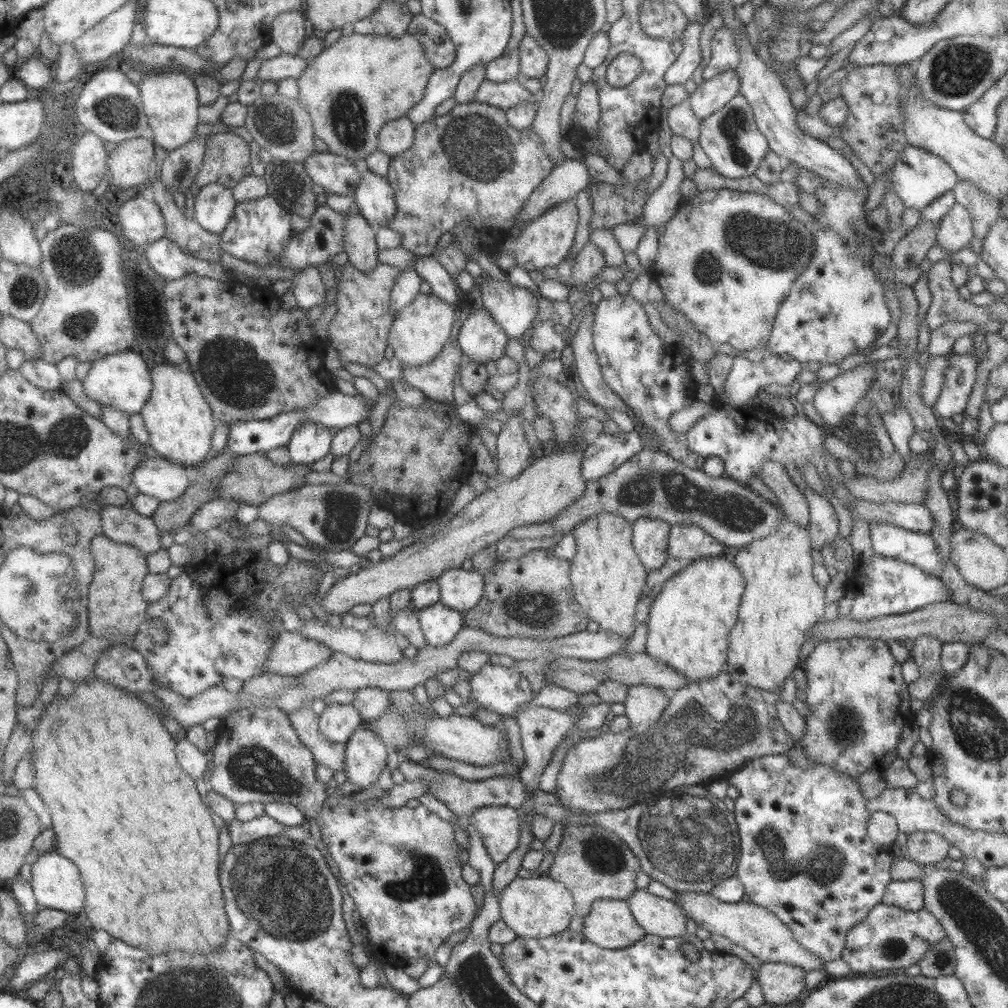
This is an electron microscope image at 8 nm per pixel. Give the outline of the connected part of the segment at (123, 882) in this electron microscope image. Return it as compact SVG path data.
M96 675L89 677L84 681L80 681L78 683L78 687L76 687L76 691L71 695L68 695L66 699L62 699L62 697L54 696L53 701L46 704L46 713L42 715L39 723L33 725L32 730L32 747L30 747L29 752L27 754L28 760L33 764L35 768L35 780L36 785L34 788L38 791L38 794L42 797L42 800L48 806L49 811L51 812L52 817L52 827L54 832L56 833L56 847L57 853L61 854L71 860L78 868L83 879L84 890L85 890L85 903L84 903L84 914L88 916L88 920L92 922L92 926L94 930L101 929L106 930L110 936L125 942L126 944L132 945L134 948L142 948L145 951L150 951L151 954L155 954L155 956L160 956L161 954L171 953L172 951L180 950L190 954L200 954L206 956L211 952L215 952L218 948L221 948L223 944L228 940L229 935L232 934L230 930L229 920L227 917L227 912L225 911L225 900L223 895L223 888L220 888L220 878L219 878L219 864L220 862L220 854L218 853L218 834L219 828L214 825L214 820L212 819L212 814L210 810L208 810L208 805L202 801L200 794L198 793L198 789L196 789L195 778L192 778L177 761L176 756L176 744L177 739L172 738L172 736L168 733L168 730L164 727L162 722L162 717L158 715L158 711L154 709L152 706L148 705L144 701L140 701L136 697L132 697L132 695L128 695L125 693L128 690L121 691L118 689L118 686L114 686L113 684L104 683L104 681L100 681Z

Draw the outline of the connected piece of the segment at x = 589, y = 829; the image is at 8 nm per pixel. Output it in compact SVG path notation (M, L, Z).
M568 823L548 876L566 885L573 894L577 914L584 916L595 900L630 898L641 870L639 858L618 835L596 825Z

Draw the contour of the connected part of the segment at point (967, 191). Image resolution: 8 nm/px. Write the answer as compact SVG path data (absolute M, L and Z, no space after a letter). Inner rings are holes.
M959 180L953 189L956 202L970 213L973 222L973 233L983 239L990 227L1002 216L1001 205L986 192L980 192L974 184Z

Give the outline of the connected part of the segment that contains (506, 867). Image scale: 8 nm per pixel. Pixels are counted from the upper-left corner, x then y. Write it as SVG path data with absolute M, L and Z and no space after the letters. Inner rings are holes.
M521 822L521 835L519 845L514 849L514 852L507 856L507 859L500 864L494 872L493 891L500 895L507 886L517 878L518 871L522 868L524 855L530 850L529 844L533 840L530 824Z

